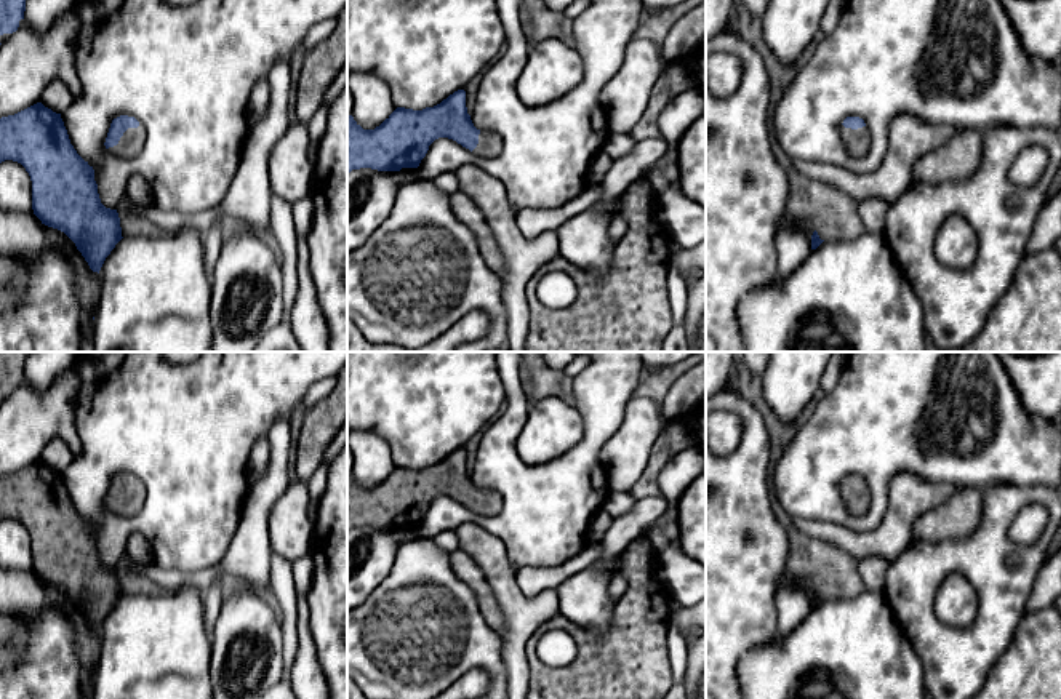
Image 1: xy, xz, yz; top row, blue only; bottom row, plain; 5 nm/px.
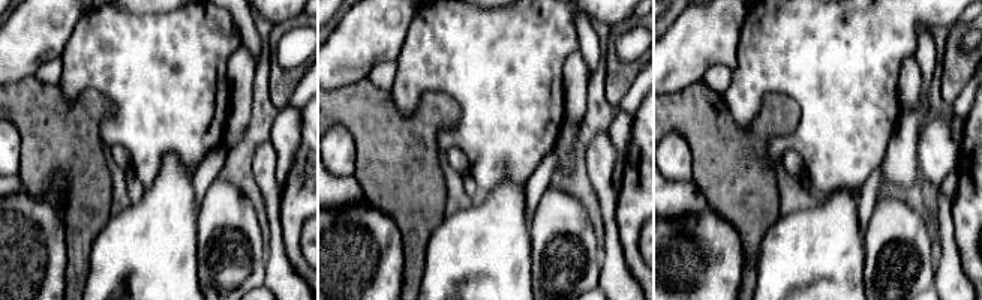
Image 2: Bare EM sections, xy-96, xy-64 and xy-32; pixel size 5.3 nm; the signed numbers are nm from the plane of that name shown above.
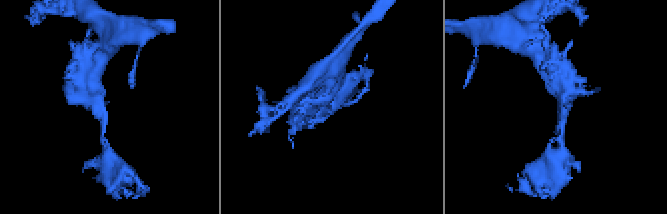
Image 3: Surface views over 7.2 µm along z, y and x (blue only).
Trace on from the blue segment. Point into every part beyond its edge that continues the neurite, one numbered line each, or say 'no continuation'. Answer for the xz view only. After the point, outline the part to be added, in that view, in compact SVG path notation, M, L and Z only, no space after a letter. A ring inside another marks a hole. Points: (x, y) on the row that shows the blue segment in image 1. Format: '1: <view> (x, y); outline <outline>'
1: xz (488, 143); outline M480 131L478 144L472 152L478 157L491 157L499 150L499 147L501 147L501 139L496 133Z

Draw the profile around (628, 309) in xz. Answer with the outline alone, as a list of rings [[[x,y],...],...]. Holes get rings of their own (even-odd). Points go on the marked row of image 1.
[[[642,178],[602,213],[610,219],[623,216],[627,222],[610,270],[595,275],[562,256],[543,266],[525,286],[530,314],[523,352],[690,352],[685,322],[674,322],[667,293],[669,240],[674,238],[680,248],[701,243],[706,238],[706,210],[672,184],[656,195],[650,181]],[[551,272],[563,272],[575,280],[578,296],[571,306],[551,309],[538,299],[538,283]]]

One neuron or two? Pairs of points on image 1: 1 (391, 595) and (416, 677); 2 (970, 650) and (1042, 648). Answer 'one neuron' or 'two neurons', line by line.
1: one neuron
2: two neurons

